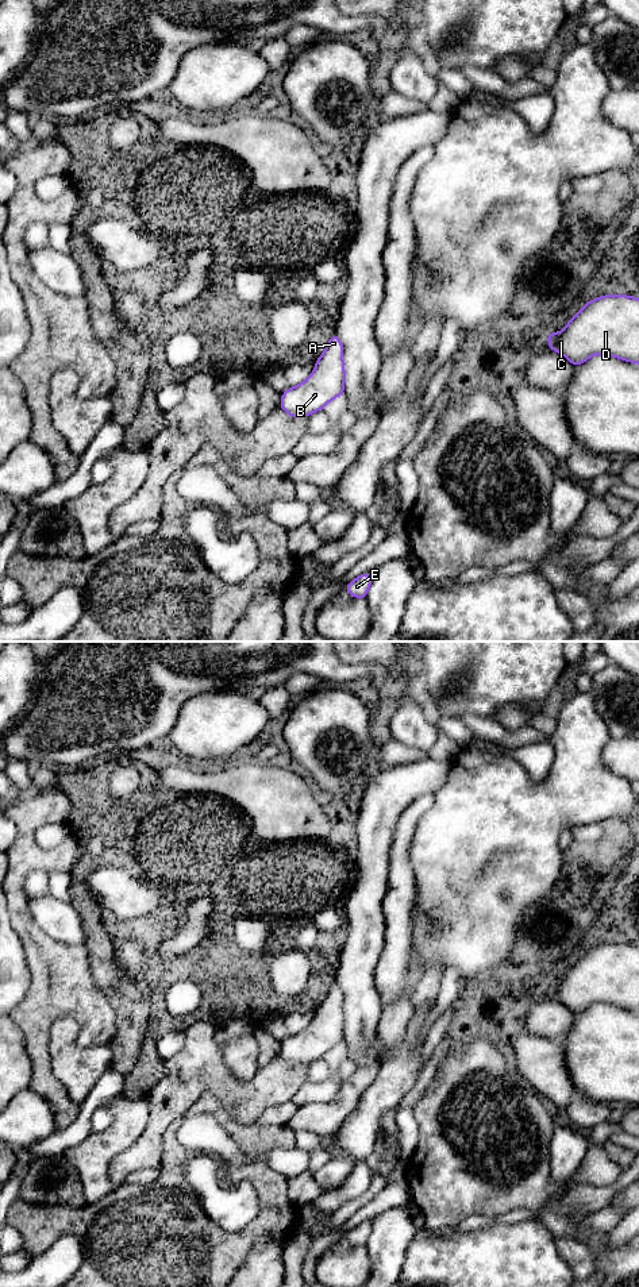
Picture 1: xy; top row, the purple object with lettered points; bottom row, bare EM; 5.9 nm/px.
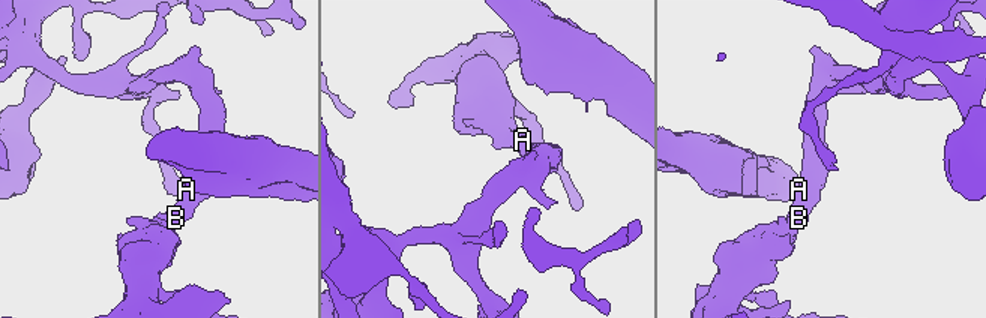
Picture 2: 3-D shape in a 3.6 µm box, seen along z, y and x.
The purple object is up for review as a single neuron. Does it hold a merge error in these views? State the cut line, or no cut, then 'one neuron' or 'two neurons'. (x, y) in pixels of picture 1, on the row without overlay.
cut none; one neuron

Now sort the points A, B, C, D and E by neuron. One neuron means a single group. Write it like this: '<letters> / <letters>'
A B C D E

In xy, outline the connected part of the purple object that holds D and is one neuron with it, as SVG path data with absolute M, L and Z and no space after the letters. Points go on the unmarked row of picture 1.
M607 943L586 949L567 970L562 980L546 983L548 997L578 1014L596 1002L639 1012L639 947L625 943Z

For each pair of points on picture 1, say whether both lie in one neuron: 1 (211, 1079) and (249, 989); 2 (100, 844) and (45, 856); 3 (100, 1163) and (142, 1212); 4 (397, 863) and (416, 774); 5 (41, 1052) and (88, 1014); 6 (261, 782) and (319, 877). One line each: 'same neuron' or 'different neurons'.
1: different neurons
2: different neurons
3: different neurons
4: different neurons
5: same neuron
6: different neurons

